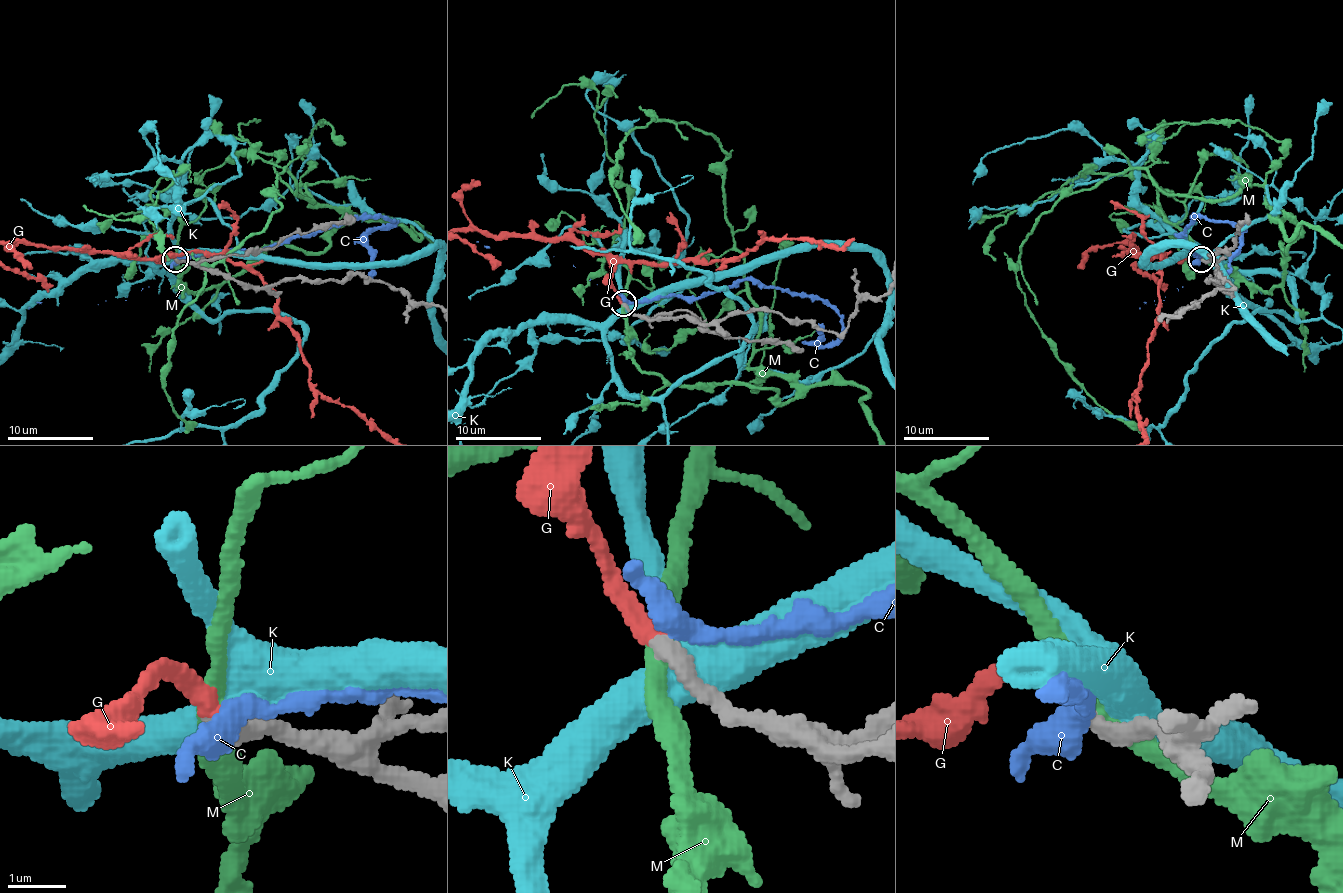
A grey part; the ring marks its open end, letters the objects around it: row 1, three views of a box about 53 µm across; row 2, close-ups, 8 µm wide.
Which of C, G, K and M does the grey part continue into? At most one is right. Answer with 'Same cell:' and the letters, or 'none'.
Same cell: G

